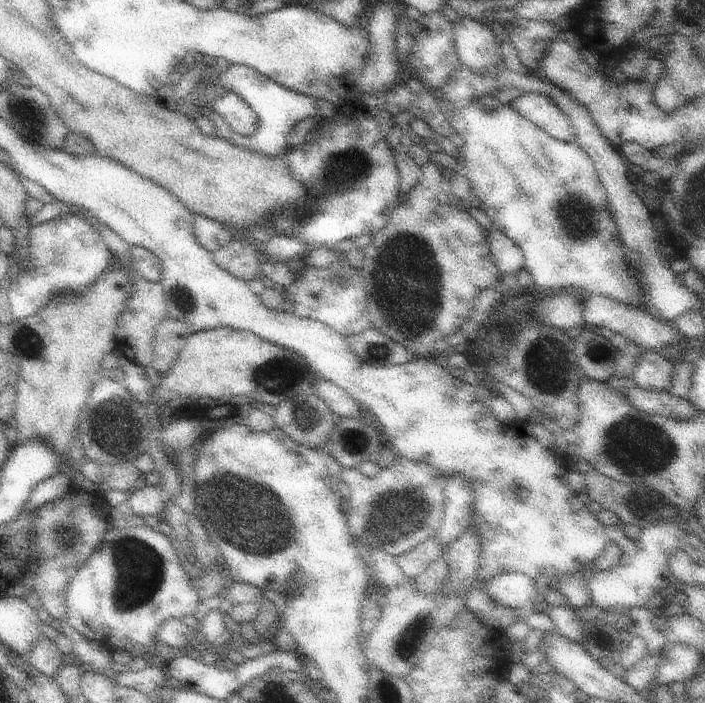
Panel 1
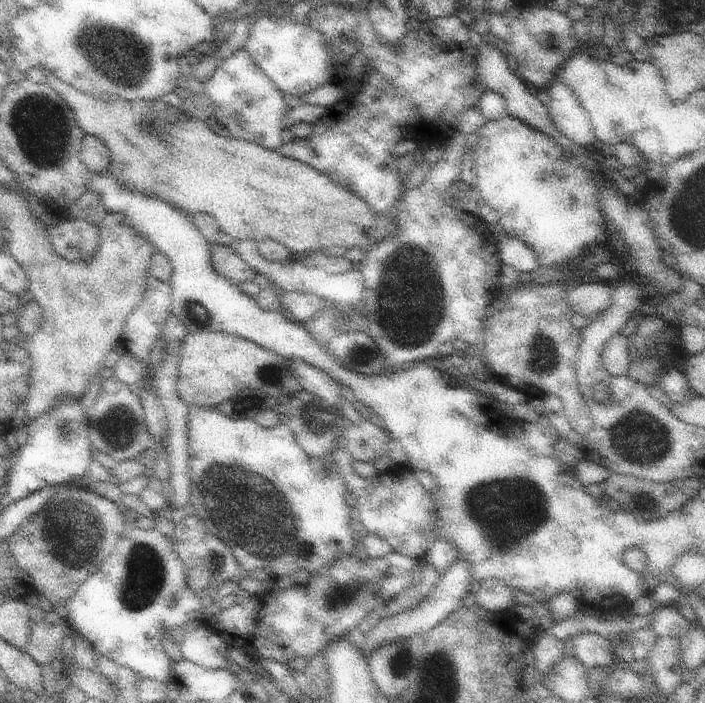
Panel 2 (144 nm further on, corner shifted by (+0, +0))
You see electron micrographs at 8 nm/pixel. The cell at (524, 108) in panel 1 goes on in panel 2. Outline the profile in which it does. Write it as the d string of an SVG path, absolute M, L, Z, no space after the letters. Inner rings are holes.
M555 80L555 84L547 88L547 94L549 104L545 104L545 112L549 114L549 122L553 124L553 128L573 144L591 150L597 138L591 120L585 108L579 104L575 92L561 80Z

